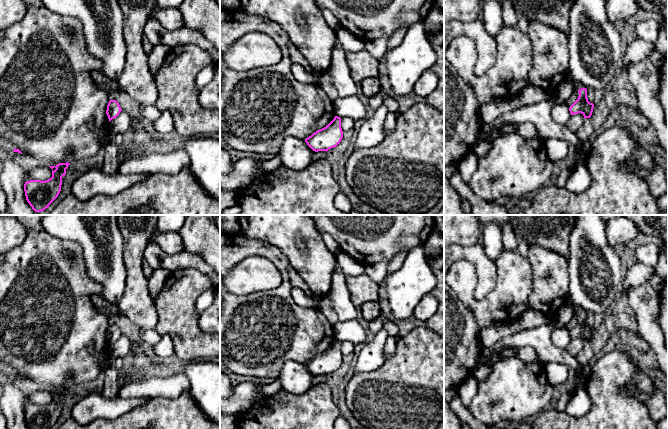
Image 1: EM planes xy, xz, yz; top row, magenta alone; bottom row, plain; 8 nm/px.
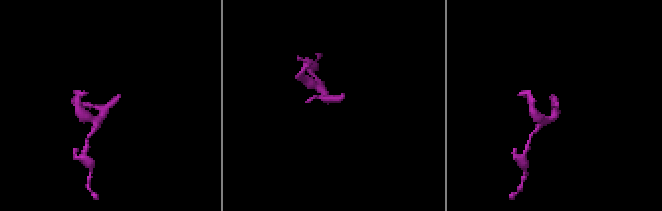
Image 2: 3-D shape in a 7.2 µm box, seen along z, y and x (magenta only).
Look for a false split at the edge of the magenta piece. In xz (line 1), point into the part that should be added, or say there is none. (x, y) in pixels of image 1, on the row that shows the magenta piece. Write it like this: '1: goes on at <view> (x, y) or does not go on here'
1: does not go on here

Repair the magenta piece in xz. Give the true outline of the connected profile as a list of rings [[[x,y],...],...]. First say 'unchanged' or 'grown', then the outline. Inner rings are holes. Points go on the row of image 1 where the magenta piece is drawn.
unchanged; [[[335,116],[328,125],[306,138],[305,142],[315,152],[327,152],[329,149],[336,147],[342,138],[341,118]]]

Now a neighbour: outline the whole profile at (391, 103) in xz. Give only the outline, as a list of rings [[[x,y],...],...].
[[[389,95],[385,96],[382,100],[382,104],[388,108],[389,112],[396,112],[399,108],[398,101]]]

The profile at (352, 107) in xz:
[[[356,96],[348,98],[338,98],[333,102],[335,115],[343,118],[350,117],[354,120],[363,119],[365,117],[366,103],[362,102]]]

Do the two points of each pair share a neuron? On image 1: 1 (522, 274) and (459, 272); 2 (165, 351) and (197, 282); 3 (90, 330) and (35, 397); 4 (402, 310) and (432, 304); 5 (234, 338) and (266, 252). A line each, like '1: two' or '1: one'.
1: one
2: two
3: two
4: two
5: one

